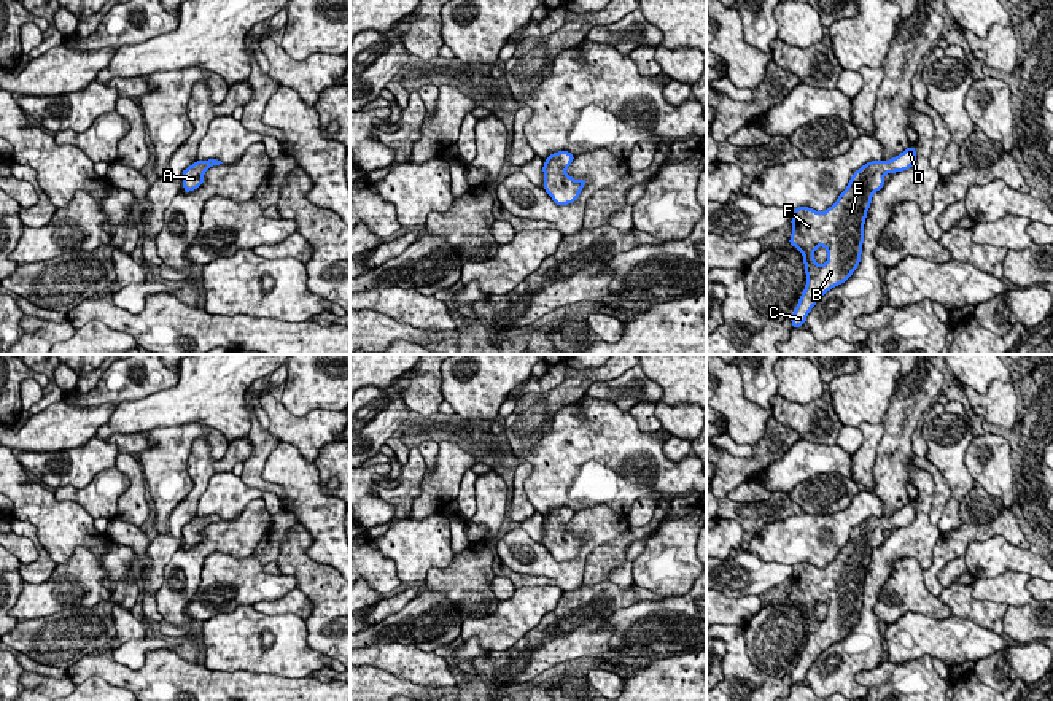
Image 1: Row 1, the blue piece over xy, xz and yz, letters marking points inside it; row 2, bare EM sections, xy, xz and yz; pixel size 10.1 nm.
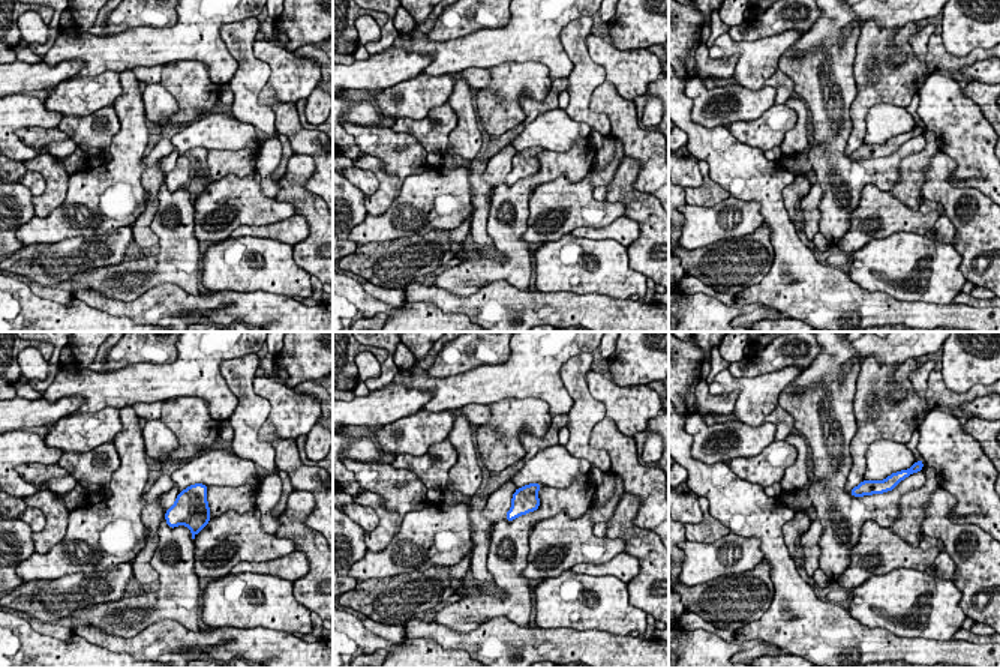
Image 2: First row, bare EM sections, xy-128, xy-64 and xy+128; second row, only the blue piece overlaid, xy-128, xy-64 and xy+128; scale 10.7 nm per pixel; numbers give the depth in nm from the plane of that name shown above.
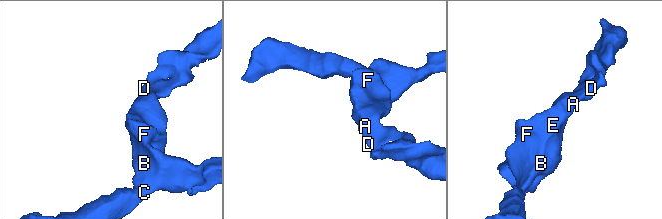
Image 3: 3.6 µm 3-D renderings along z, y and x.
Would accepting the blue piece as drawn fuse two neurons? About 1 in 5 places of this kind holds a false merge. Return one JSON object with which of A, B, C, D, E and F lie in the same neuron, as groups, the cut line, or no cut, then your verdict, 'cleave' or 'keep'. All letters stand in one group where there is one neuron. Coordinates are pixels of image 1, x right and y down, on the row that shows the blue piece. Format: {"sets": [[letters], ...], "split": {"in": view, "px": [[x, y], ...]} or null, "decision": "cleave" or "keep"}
{"sets": [["A", "B", "C", "D", "E", "F"]], "split": null, "decision": "keep"}

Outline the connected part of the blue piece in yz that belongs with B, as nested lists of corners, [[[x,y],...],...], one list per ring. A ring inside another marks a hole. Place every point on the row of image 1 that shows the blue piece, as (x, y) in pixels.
[[[915,146],[891,161],[870,161],[853,173],[846,189],[824,213],[810,207],[792,210],[789,245],[802,253],[806,273],[805,289],[791,316],[792,329],[802,327],[816,302],[832,288],[846,283],[859,267],[872,196],[884,186],[886,173],[908,170],[915,161]],[[818,246],[827,250],[824,265],[813,258]]]

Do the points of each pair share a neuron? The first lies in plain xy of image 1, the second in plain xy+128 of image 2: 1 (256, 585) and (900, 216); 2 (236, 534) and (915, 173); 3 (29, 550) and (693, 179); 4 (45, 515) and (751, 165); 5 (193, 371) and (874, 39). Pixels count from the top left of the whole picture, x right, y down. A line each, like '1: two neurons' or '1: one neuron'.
1: one neuron
2: two neurons
3: one neuron
4: one neuron
5: two neurons

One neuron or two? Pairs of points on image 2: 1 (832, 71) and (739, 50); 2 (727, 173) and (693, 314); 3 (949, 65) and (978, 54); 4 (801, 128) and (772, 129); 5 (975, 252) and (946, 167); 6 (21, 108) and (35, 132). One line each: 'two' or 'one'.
1: two
2: two
3: one
4: two
5: one
6: two

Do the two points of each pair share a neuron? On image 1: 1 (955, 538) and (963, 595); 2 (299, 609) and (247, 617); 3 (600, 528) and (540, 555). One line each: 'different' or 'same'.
1: different
2: different
3: same

